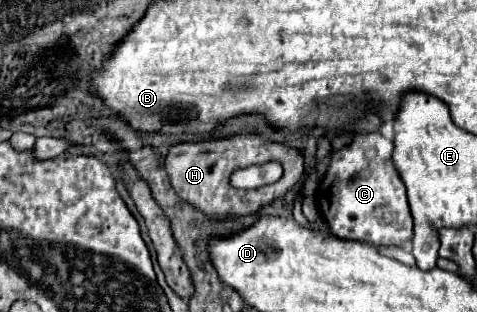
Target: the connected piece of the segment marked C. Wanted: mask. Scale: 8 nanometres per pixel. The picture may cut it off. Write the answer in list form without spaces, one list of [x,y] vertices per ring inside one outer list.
[[[359,133],[339,151],[331,153],[327,173],[319,185],[319,207],[325,223],[341,239],[367,241],[375,247],[401,245],[413,237],[413,217],[405,185],[391,161],[393,143],[381,133]]]

